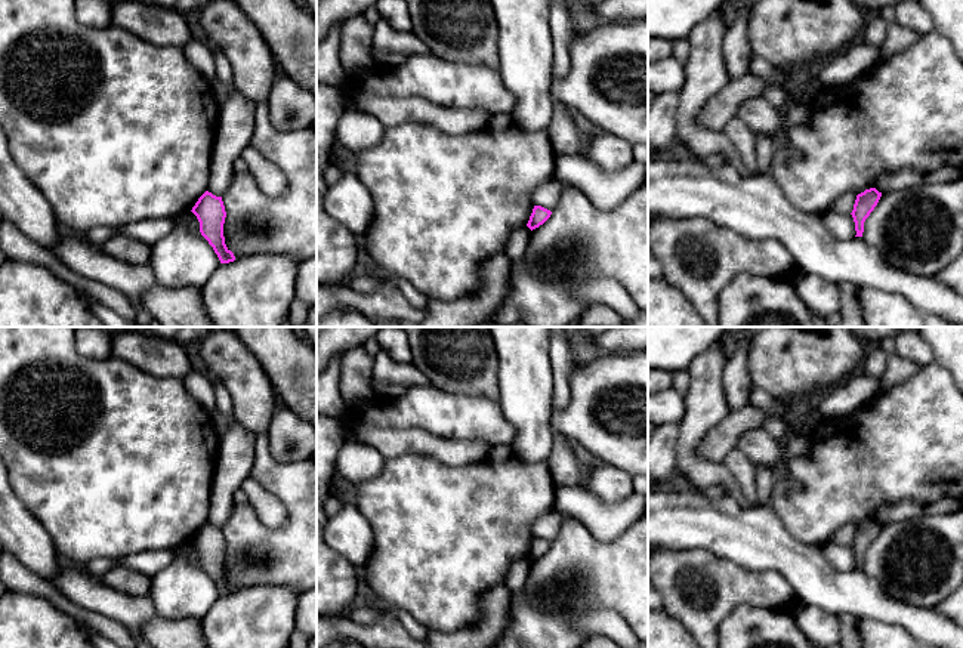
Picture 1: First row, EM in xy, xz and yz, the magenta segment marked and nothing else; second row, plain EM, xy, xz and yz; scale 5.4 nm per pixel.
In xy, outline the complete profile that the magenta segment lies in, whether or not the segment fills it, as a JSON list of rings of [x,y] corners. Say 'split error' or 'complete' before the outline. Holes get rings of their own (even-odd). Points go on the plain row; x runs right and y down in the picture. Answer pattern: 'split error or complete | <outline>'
complete | [[[206,522],[191,541],[198,553],[200,564],[213,578],[220,595],[229,595],[235,592],[234,584],[226,578],[223,568],[223,555],[226,549],[222,528],[216,528]]]

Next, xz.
complete | [[[534,537],[527,558],[533,562],[533,561],[538,559],[540,556],[543,556],[550,549],[550,546],[552,546],[550,541],[541,539],[541,537]]]

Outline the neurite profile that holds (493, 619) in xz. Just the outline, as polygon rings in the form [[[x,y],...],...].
[[[494,586],[479,602],[479,617],[472,626],[451,633],[429,630],[426,648],[490,648],[507,627],[510,602],[509,587]]]

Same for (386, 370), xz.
[[[385,351],[374,357],[371,379],[382,383],[432,386],[413,362],[396,362]]]

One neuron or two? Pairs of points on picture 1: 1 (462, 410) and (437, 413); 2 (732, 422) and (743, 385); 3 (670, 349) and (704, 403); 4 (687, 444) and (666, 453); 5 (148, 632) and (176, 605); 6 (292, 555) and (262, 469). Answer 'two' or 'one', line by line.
1: one
2: two
3: two
4: two
5: two
6: one

